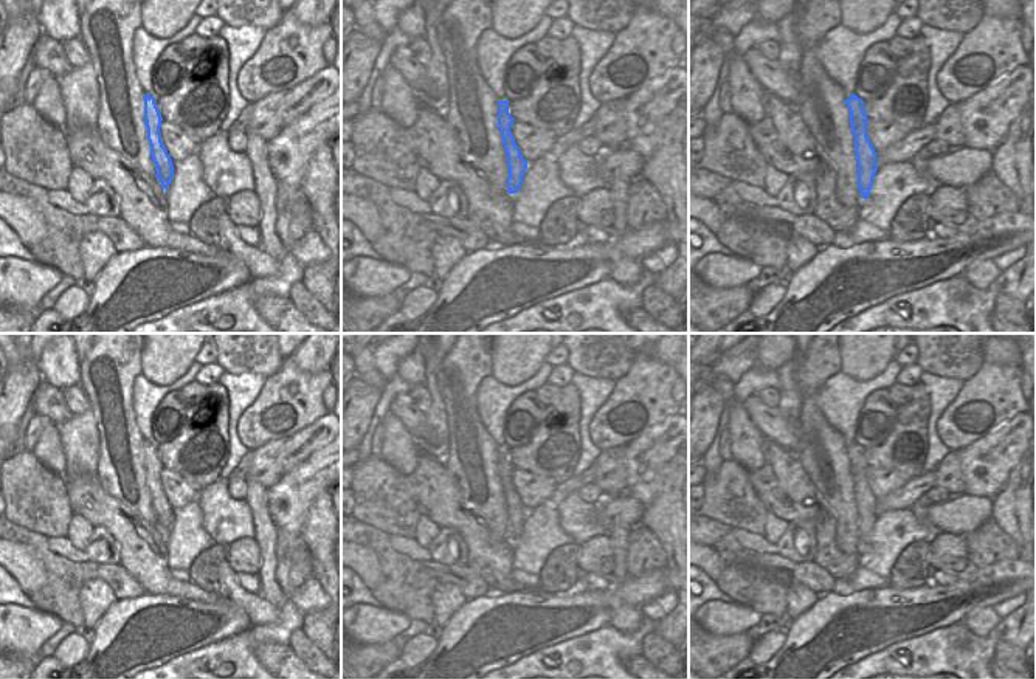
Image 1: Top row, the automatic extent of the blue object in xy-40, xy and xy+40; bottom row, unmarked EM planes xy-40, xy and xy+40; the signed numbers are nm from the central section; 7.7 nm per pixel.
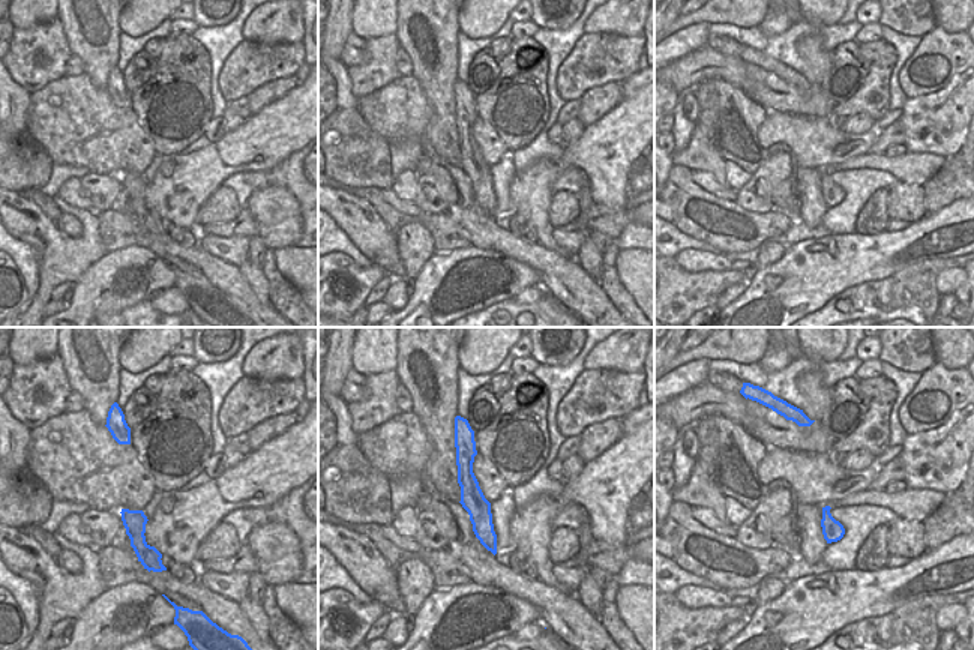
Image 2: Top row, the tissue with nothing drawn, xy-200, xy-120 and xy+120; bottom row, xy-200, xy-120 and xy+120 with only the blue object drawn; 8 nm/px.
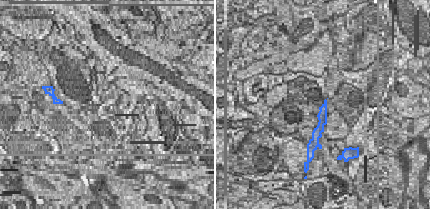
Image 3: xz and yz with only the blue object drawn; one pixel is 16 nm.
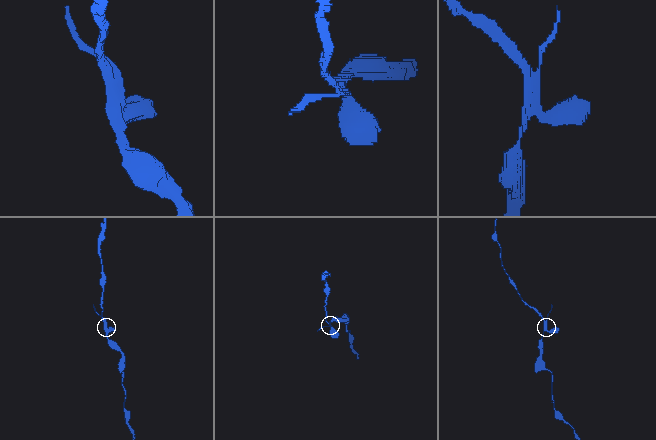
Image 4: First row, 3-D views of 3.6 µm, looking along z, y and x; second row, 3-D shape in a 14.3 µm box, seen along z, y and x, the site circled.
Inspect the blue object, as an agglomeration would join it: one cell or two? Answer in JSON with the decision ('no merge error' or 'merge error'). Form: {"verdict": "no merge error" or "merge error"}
{"verdict": "merge error"}

